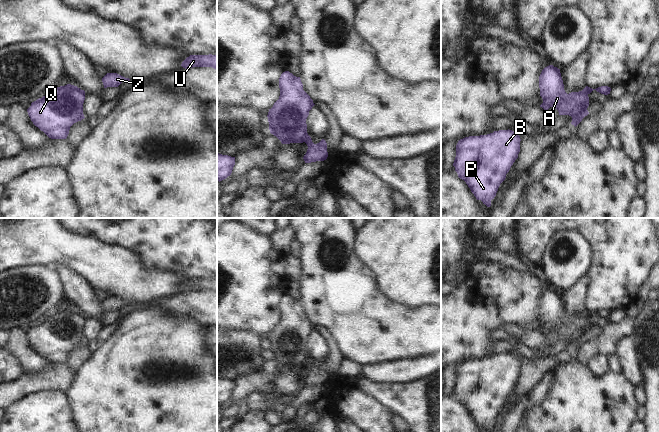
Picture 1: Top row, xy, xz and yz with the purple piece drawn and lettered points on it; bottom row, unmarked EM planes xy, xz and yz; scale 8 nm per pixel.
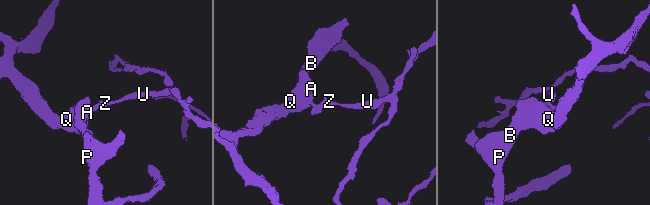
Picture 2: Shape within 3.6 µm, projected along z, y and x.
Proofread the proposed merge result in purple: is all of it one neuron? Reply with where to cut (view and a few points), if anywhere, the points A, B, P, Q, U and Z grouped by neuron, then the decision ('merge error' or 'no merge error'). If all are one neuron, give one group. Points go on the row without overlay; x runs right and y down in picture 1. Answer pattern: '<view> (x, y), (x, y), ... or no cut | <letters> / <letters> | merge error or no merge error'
xz (307, 358), (303, 365) | A B P Q / U Z | merge error

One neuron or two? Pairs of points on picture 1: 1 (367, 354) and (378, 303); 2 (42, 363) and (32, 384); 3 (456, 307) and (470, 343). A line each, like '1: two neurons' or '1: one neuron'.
1: one neuron
2: two neurons
3: one neuron

